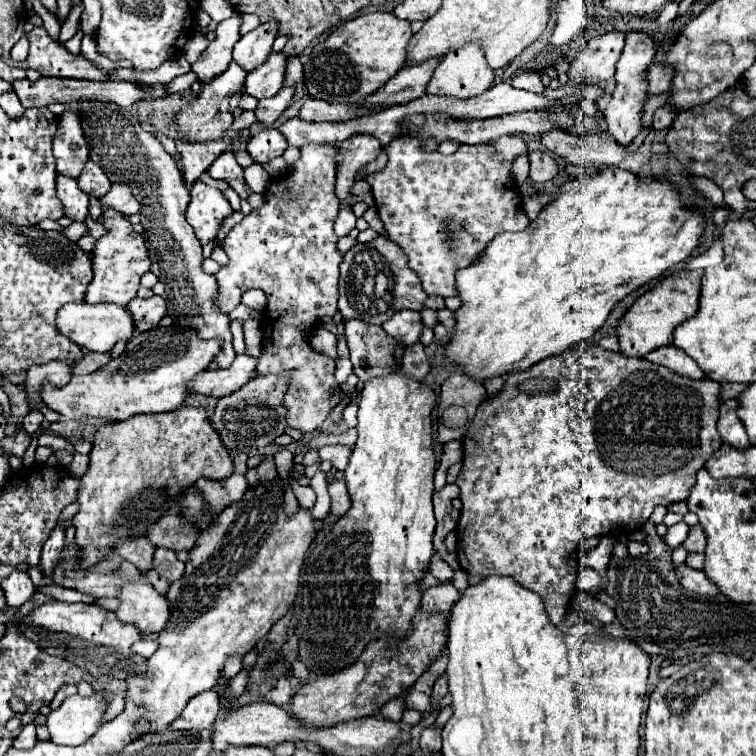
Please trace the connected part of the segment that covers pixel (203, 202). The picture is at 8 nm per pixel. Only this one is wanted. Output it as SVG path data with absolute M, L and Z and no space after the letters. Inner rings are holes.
M199 180L191 186L191 202L187 206L185 218L201 244L215 240L223 220L231 214L233 208L219 188L211 188Z

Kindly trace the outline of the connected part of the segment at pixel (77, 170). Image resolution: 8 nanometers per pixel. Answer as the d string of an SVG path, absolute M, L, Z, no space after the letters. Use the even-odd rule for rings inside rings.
M65 110L59 116L57 134L53 138L53 154L59 174L79 178L85 162L89 160L89 150L77 110Z

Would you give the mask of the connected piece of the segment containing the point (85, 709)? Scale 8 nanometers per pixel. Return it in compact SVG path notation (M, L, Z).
M79 694L67 698L59 710L47 714L51 742L63 746L79 746L87 742L95 730L99 730L103 706L105 702L99 694L93 694L91 698L81 698Z

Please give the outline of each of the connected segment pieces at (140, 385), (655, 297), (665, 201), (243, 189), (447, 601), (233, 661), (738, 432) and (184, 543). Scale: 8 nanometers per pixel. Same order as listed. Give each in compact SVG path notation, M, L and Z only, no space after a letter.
M153 328L153 330L149 330L147 334L137 334L137 336L133 336L131 338L131 342L129 342L129 346L127 346L127 350L119 356L119 358L113 358L109 364L105 364L103 368L99 368L97 372L93 372L93 374L87 374L87 376L73 376L71 380L69 380L69 384L65 384L63 388L55 388L55 386L51 386L49 382L43 382L43 386L41 386L41 400L51 408L51 410L55 410L55 412L59 412L59 414L63 414L65 418L103 418L103 420L109 420L109 422L121 422L121 420L129 420L131 416L135 416L135 414L157 414L157 412L171 412L171 410L177 410L181 404L183 404L183 400L187 398L187 382L193 378L193 376L197 376L199 372L203 372L203 370L207 370L207 366L209 366L209 362L215 358L219 354L219 340L201 340L193 330L179 330L179 328Z
M681 270L671 276L665 276L657 286L645 292L641 298L633 302L633 306L625 312L617 326L619 352L623 356L647 356L649 352L671 344L673 330L695 316L699 310L699 292L701 292L703 270Z
M595 170L593 174L585 174L577 180L571 180L571 182L563 184L559 188L559 194L553 198L553 202L549 202L541 210L539 218L535 222L531 222L527 230L523 230L523 232L503 232L503 234L495 236L495 240L491 244L487 244L487 248L483 250L483 254L479 256L477 262L459 270L455 288L457 288L457 294L461 298L461 308L453 312L455 328L453 328L453 336L451 336L449 344L445 346L447 360L451 364L455 364L459 370L463 370L463 374L467 374L469 378L473 378L477 382L485 382L489 378L503 376L503 374L509 374L509 372L515 372L515 370L527 370L539 360L545 360L549 356L565 352L567 348L591 338L595 334L595 330L603 326L609 312L613 310L613 306L619 300L623 300L627 294L631 294L639 286L659 278L671 266L683 262L691 254L691 250L697 246L699 236L703 234L703 228L705 228L705 222L699 216L699 212L693 210L693 208L683 206L681 200L679 200L679 192L669 182L659 182L659 180L641 182L639 176L635 176L627 170Z
M225 152L221 154L213 164L211 168L207 170L215 180L225 180L237 194L241 200L247 200L253 192L251 188L247 186L245 178L243 178L243 168L235 162L235 156L231 152Z
M439 584L439 586L431 586L423 592L421 608L425 612L449 612L457 600L459 600L459 592L455 586Z
M229 656L227 662L225 662L225 668L223 668L223 676L225 678L233 678L241 668L243 668L243 658L241 656L239 658L237 656Z
M727 400L727 402L721 404L717 430L719 430L721 440L725 444L729 444L729 446L733 446L737 450L745 450L751 444L749 444L749 438L747 438L747 434L743 430L741 420L737 418L735 410L737 410L737 400Z
M163 516L147 534L153 546L163 546L171 550L191 550L197 542L199 532L191 524L185 524L179 516Z

